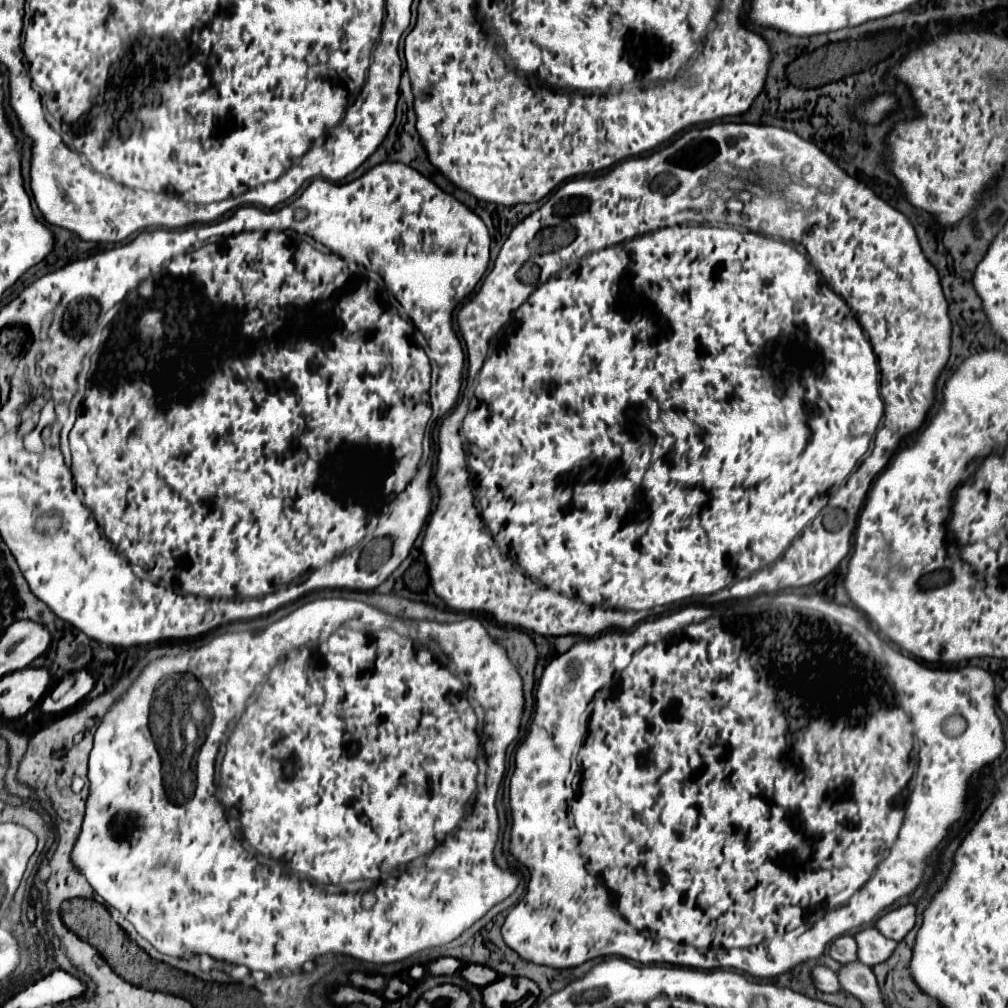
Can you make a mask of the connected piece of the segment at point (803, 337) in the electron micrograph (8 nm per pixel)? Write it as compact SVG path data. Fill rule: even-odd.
M716 122L716 124L704 126L704 128L692 128L692 130L684 132L680 138L676 138L672 144L668 144L666 148L654 152L654 154L648 156L648 158L630 158L630 160L624 160L622 164L614 166L614 168L612 168L608 174L604 174L604 176L576 178L576 180L570 180L570 182L566 182L564 186L560 186L560 188L548 198L546 204L542 204L536 212L532 212L530 216L526 216L522 222L518 222L518 224L514 226L514 230L510 232L508 240L504 242L502 250L500 250L500 254L498 254L498 258L496 258L496 262L494 262L492 272L486 276L484 284L482 284L480 290L478 290L478 294L472 296L466 304L460 306L460 310L458 310L458 326L460 326L460 332L462 332L462 336L464 336L464 340L466 340L466 346L468 346L468 382L473 382L473 379L476 376L476 370L480 370L480 372L478 372L478 382L476 382L474 396L470 398L470 406L463 403L459 404L457 410L455 408L450 416L444 418L442 428L439 429L439 454L434 482L436 482L436 486L438 486L440 496L438 496L436 510L430 514L430 520L428 520L428 524L426 524L426 534L424 534L424 542L422 542L422 554L424 554L424 558L426 558L426 566L428 566L428 574L430 574L430 584L432 584L434 592L436 592L436 596L442 598L445 606L451 610L460 612L472 612L472 610L476 610L476 612L486 612L486 614L490 614L490 616L492 616L496 622L500 622L500 624L518 626L518 628L524 628L524 630L528 630L528 632L536 632L536 634L540 634L540 636L568 636L568 634L580 634L580 636L586 636L586 638L594 638L594 636L598 636L598 634L604 632L604 630L618 628L618 624L614 624L614 622L618 622L618 620L614 620L614 612L618 612L618 610L650 610L650 608L654 608L654 606L672 604L672 602L678 602L678 600L690 598L690 596L708 596L708 594L714 594L714 592L718 592L718 590L722 590L722 588L724 588L724 600L728 600L728 598L748 598L748 596L754 596L754 594L772 594L772 592L778 592L778 590L782 590L782 588L808 586L808 584L812 584L812 582L822 580L824 576L828 576L828 574L840 564L840 560L848 554L848 550L850 550L850 538L852 538L854 528L856 528L856 524L858 524L858 514L860 514L860 510L862 510L862 504L864 504L864 498L866 498L866 494L868 494L868 490L870 490L872 480L878 476L878 472L880 472L880 470L888 464L888 460L894 456L894 452L898 450L900 442L902 442L904 438L908 438L910 434L914 434L914 432L922 426L922 422L924 422L924 418L926 418L926 414L928 414L932 402L934 402L936 380L938 380L940 372L944 370L944 366L946 366L946 362L948 362L948 356L950 356L950 328L952 328L952 326L950 326L950 318L948 318L948 302L946 302L946 298L944 298L944 292L942 292L942 286L940 286L938 272L936 272L936 268L928 262L928 258L924 256L924 252L922 252L922 248L920 248L920 244L918 244L916 232L914 232L912 224L908 222L908 218L906 218L902 212L898 212L896 208L892 208L888 202L884 202L882 198L878 198L868 186L864 186L862 182L858 182L856 178L848 176L848 174L846 174L836 162L832 162L820 148L816 148L816 144L806 142L806 140L802 140L798 134L794 134L794 132L790 132L790 130L784 130L784 128L762 126L762 124L746 124L746 122L740 122L740 124L736 124L736 122ZM720 176L736 176L740 188L744 188L744 190L734 190L734 188L718 188L718 190L714 190L710 184L712 184L714 178L720 180ZM730 195L732 197L724 202L724 196ZM718 226L748 226L746 228L750 228L750 230L754 230L754 232L738 232L736 228L718 228ZM776 236L780 236L780 238L784 238L784 240L792 240L792 242L802 244L802 246L808 250L810 258L812 258L812 266L826 278L826 282L828 282L832 288L830 288L826 282L822 282L822 278L820 278L818 272L810 266L808 258L806 258L802 252L798 252L792 244L788 244L788 242L784 242L784 240L776 240ZM524 262L540 262L540 270L542 270L542 272L540 272L540 280L544 282L546 276L548 276L548 282L544 282L544 284L540 284L540 286L536 288L536 284L534 284L534 282L538 282L538 266L536 266L536 274L532 274L532 276L528 278L528 282L522 284L522 280L518 280L516 274L518 274L518 270L520 270L520 266L522 266ZM862 328L868 332L872 344L868 342L868 338L866 338L866 334L864 334ZM800 370L802 370L802 376L804 376L804 378L798 376ZM882 402L884 402L884 422L882 422L882 428L880 428L878 434L876 434L878 422L880 422L880 418L882 418ZM461 426L462 432L464 432L464 438L466 438L465 440L468 442L468 454L462 442L460 442ZM874 434L876 434L876 440L874 440L874 448L872 448L870 456L864 458L862 464L856 468L858 460L866 454L866 450L868 450L868 446L870 446ZM836 510L844 512L846 518L844 518L844 522L838 522L838 528L836 528L836 530L830 530L830 528L824 526L824 516L830 514L830 512L836 512Z

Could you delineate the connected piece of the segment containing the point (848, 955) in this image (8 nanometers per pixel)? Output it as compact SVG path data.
M848 934L836 938L836 940L830 944L830 956L832 956L836 962L840 962L840 964L858 960L858 958L856 958L856 942L854 942L854 938L848 936Z

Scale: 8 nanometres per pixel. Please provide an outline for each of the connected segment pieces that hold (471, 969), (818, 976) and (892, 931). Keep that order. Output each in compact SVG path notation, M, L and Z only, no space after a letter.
M466 964L466 966L462 966L460 970L458 970L458 974L466 980L466 982L470 982L470 984L474 984L474 986L488 986L490 982L494 982L496 978L498 978L498 974L494 972L494 970L490 970L490 968L486 968L486 966L480 966L480 964Z
M814 966L812 968L812 984L820 990L820 992L838 992L840 984L836 978L836 972L832 972L826 966Z
M904 904L904 906L898 906L898 908L886 912L884 916L880 916L874 926L886 938L900 940L900 938L904 938L912 930L914 920L916 920L916 908L912 904Z

